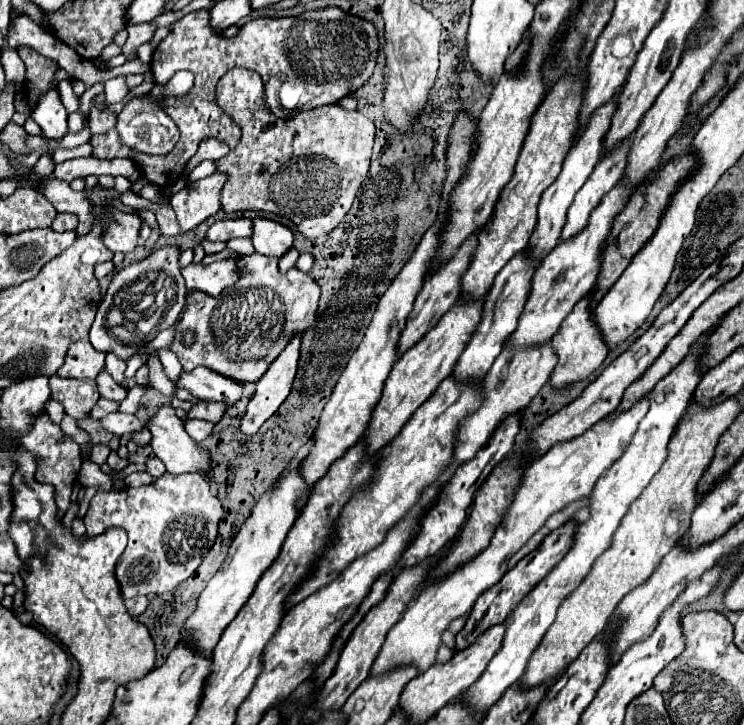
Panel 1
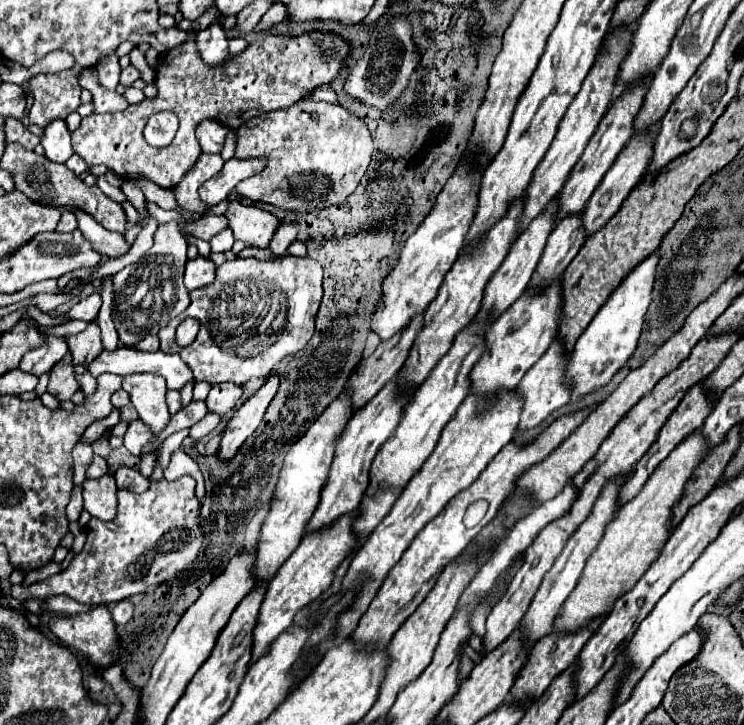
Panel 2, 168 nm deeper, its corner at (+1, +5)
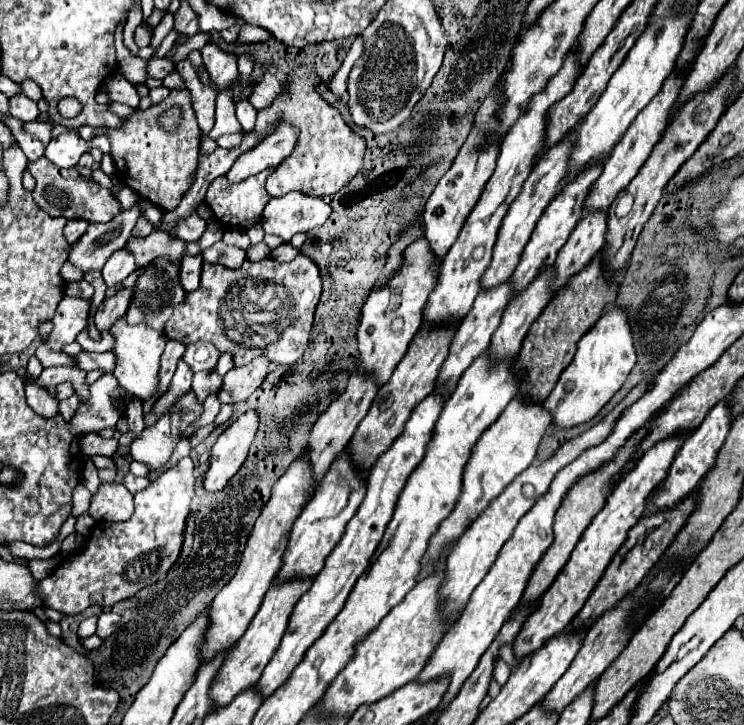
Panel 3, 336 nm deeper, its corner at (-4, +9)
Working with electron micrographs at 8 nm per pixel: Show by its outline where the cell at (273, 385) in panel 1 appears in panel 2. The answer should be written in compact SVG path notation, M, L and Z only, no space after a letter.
M276 373L270 375L264 381L264 385L250 399L246 399L244 405L234 413L234 417L230 419L230 423L224 431L224 437L220 441L218 455L222 459L234 457L236 451L242 447L242 443L256 431L270 401L274 399L274 395L278 391L278 383L280 383L280 377Z

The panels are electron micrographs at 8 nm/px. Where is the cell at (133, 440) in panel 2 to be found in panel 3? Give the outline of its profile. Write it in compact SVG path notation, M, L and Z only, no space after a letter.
M163 415L157 425L145 427L145 435L141 439L135 439L131 443L131 455L135 461L145 463L149 467L149 473L165 469L179 437L171 435L169 417Z

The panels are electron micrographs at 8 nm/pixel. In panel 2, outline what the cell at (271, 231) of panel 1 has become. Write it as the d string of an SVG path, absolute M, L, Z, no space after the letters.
M236 191L230 193L228 197L230 207L226 211L230 229L234 231L234 239L250 243L250 247L266 249L270 245L272 235L278 231L280 221L264 209L256 209L252 205L240 205L238 201L234 201L236 195L238 195Z

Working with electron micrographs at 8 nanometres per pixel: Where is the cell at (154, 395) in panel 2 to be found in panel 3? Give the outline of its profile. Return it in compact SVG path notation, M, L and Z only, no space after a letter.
M119 319L117 323L113 323L113 327L109 329L109 333L113 335L113 347L111 351L117 357L115 363L115 379L119 381L119 385L127 391L133 391L133 395L137 395L139 399L149 399L157 387L157 373L159 373L159 357L165 349L167 343L167 335L163 331L155 331L151 329L147 323L137 323L137 325L129 325L125 319Z

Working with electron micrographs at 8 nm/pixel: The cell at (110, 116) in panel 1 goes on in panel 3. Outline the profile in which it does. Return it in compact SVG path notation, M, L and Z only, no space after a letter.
M113 73L105 81L105 85L107 85L107 91L109 91L109 101L113 101L113 103L125 103L125 105L129 105L133 109L139 107L139 99L141 97L137 95L137 89L123 75Z

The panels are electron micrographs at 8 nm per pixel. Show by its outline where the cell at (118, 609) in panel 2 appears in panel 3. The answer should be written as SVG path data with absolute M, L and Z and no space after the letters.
M103 613L97 621L95 635L99 635L101 639L107 639L119 627L119 619L121 619L121 615L117 615L117 613Z

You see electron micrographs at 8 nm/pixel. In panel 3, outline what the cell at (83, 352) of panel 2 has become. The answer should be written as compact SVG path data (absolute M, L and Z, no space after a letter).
M133 287L121 289L117 295L107 297L107 299L97 307L97 311L95 311L95 327L99 329L99 333L109 331L109 327L127 313L129 303L131 303L131 299L133 299L133 293L135 293Z

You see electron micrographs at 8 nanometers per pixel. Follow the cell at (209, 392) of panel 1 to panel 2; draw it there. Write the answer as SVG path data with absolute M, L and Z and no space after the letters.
M118 347L112 353L102 351L102 355L90 363L88 371L90 373L94 371L92 373L94 377L102 373L116 373L116 375L154 373L166 379L168 389L182 389L186 383L194 381L192 369L180 359L180 355L166 355L162 351L150 353L150 351L134 349L134 347Z

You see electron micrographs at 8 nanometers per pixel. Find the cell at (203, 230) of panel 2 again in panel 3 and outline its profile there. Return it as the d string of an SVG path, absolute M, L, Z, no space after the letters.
M191 213L187 219L183 219L183 221L179 221L177 225L175 225L175 229L173 229L173 235L177 237L177 239L181 239L181 241L199 241L199 237L203 235L203 231L205 231L205 227L207 227L207 223L197 215L197 213Z

